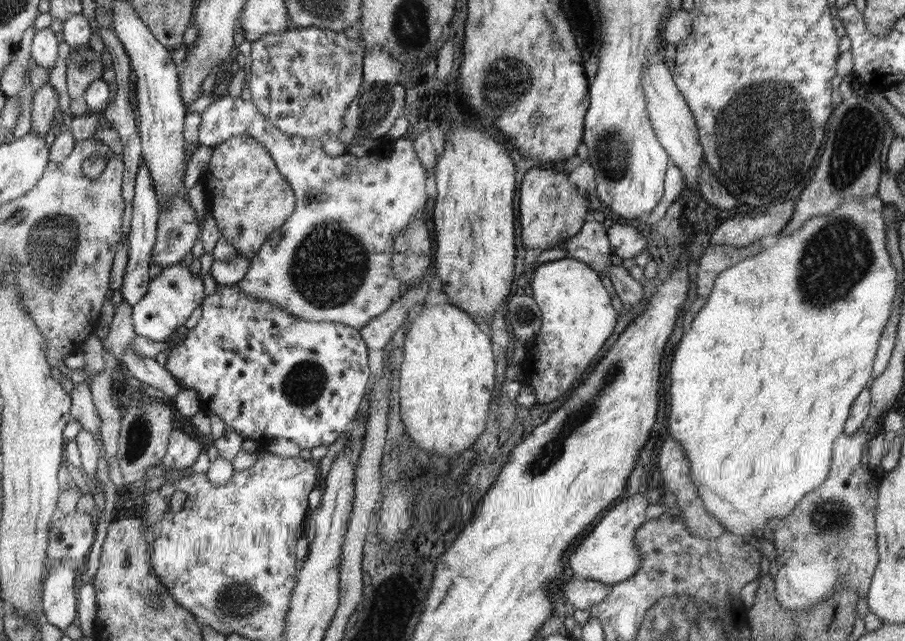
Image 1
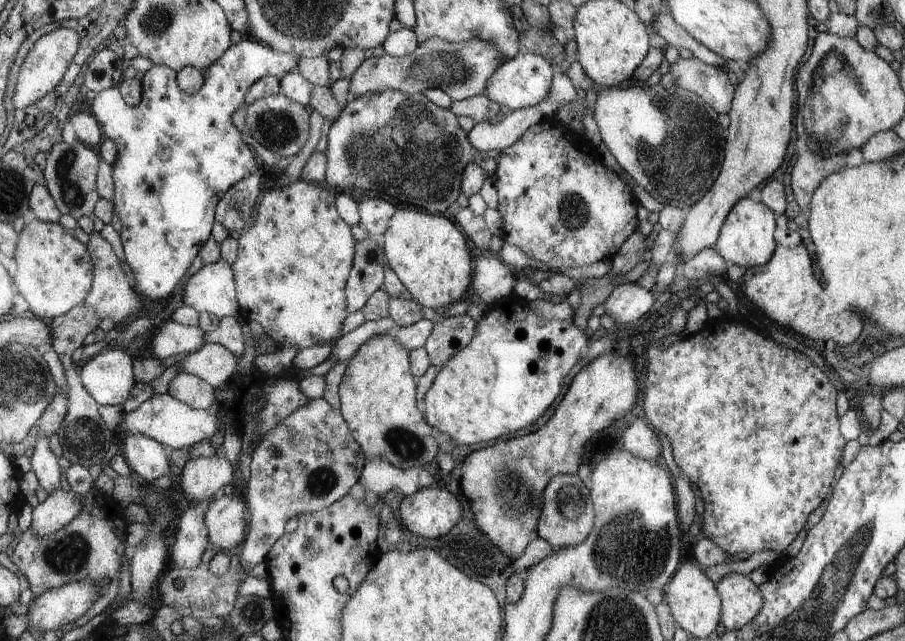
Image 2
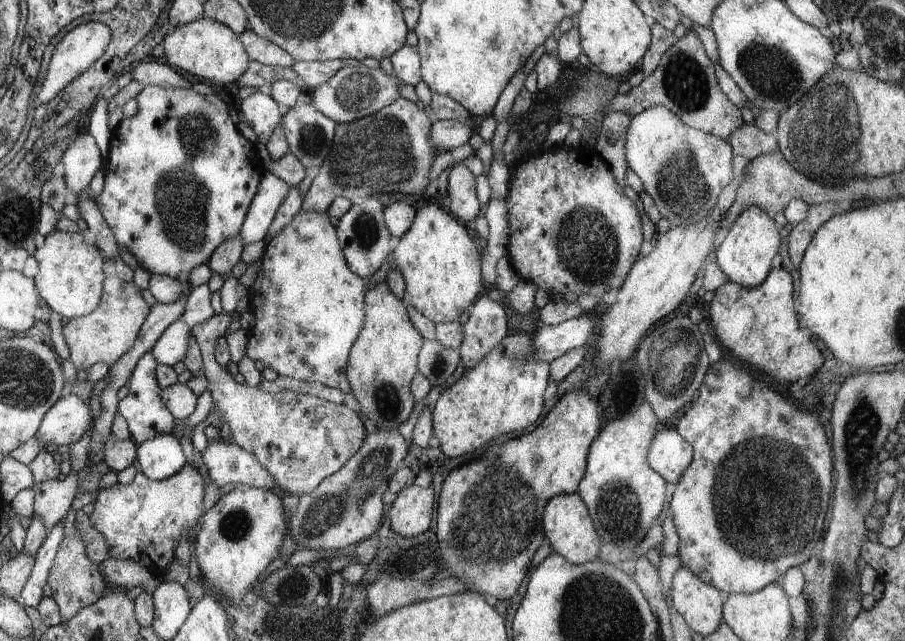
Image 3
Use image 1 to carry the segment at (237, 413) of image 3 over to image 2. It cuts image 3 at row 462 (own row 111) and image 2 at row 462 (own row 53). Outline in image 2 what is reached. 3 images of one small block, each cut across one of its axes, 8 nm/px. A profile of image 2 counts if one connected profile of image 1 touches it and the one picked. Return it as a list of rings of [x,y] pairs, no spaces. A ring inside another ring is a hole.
[[[326,399],[309,400],[308,404],[294,410],[280,425],[270,430],[258,444],[251,449],[251,472],[248,478],[246,502],[250,505],[249,536],[242,542],[237,551],[240,560],[240,574],[247,574],[260,562],[265,562],[274,542],[284,536],[284,526],[292,517],[301,517],[302,514],[316,513],[340,501],[348,494],[350,488],[360,480],[360,472],[364,462],[364,450],[353,437],[353,431],[341,414],[341,410],[334,410]]]

